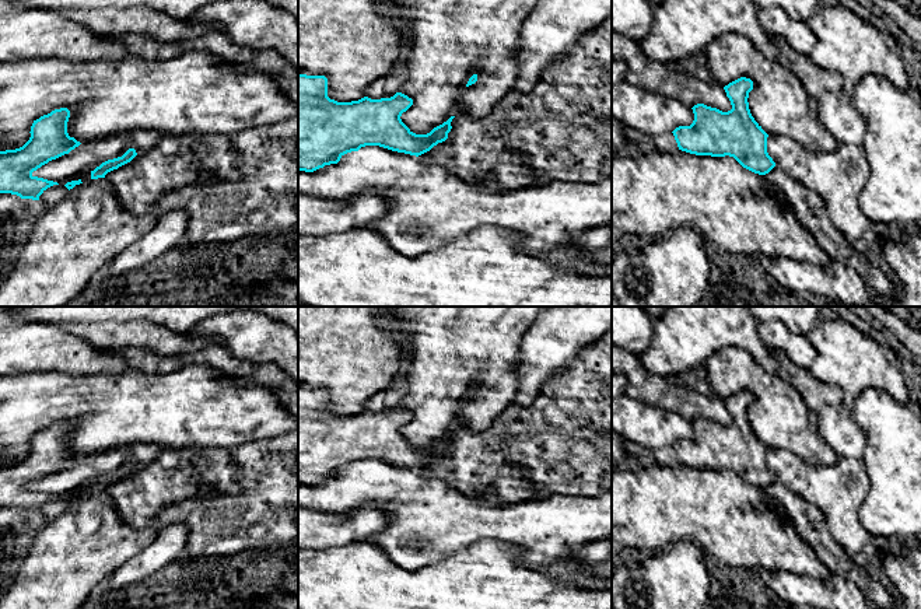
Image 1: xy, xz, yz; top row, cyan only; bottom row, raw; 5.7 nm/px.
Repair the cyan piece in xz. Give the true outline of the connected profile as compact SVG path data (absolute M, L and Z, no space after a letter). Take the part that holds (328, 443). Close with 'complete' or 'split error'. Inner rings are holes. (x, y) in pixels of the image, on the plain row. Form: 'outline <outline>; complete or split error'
outline M298 386L298 484L314 486L365 459L421 469L448 452L451 430L427 448L413 447L400 433L413 419L402 406L391 412L337 416L328 410L325 389Z; complete

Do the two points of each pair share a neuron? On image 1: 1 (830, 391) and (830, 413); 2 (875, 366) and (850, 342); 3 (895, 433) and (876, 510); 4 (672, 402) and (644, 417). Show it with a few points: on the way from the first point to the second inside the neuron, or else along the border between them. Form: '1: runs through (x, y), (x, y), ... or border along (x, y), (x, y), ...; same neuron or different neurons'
1: border along (837, 406), (823, 405), (816, 412); different neurons
2: runs through (869, 361), (855, 347); same neuron
3: runs through (895, 452), (895, 490); same neuron
4: border along (630, 396), (648, 405), (673, 410), (690, 422); different neurons

